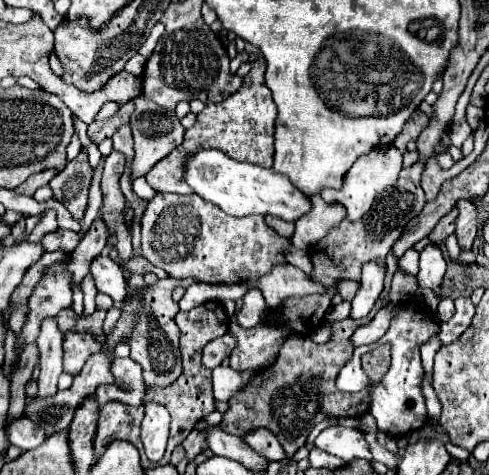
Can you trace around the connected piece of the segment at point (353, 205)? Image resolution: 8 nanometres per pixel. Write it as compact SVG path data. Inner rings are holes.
M381 146L371 150L369 154L361 156L345 174L343 186L341 190L323 190L321 198L325 202L339 202L347 208L347 218L349 220L361 220L361 216L365 216L365 212L369 212L369 208L373 206L373 200L377 200L377 196L381 192L385 192L397 182L397 174L401 172L401 152L397 152L397 148L393 146Z

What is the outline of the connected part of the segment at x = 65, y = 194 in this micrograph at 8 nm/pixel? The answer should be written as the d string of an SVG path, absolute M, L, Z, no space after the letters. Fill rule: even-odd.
M83 150L75 160L67 162L67 166L49 182L55 198L71 212L71 216L77 222L83 220L85 216L91 178L93 178L93 168L89 166L87 152Z

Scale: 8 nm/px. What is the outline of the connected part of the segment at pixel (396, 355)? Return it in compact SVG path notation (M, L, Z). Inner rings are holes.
M405 306L391 320L389 330L381 338L383 342L391 342L391 366L389 366L389 372L385 374L385 380L371 390L369 412L375 416L379 430L393 438L407 436L423 428L427 422L427 406L425 406L425 396L421 390L423 364L421 364L419 348L435 334L439 334L439 324L431 318L427 310L419 306L415 308Z

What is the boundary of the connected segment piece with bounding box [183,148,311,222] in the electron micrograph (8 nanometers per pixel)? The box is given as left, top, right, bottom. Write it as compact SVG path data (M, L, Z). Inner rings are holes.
M201 148L191 154L185 164L185 182L189 188L201 196L205 202L219 206L231 216L249 216L249 214L273 214L283 220L295 222L309 212L311 202L283 176L271 168L259 168L255 164L237 162L225 152L215 148Z

